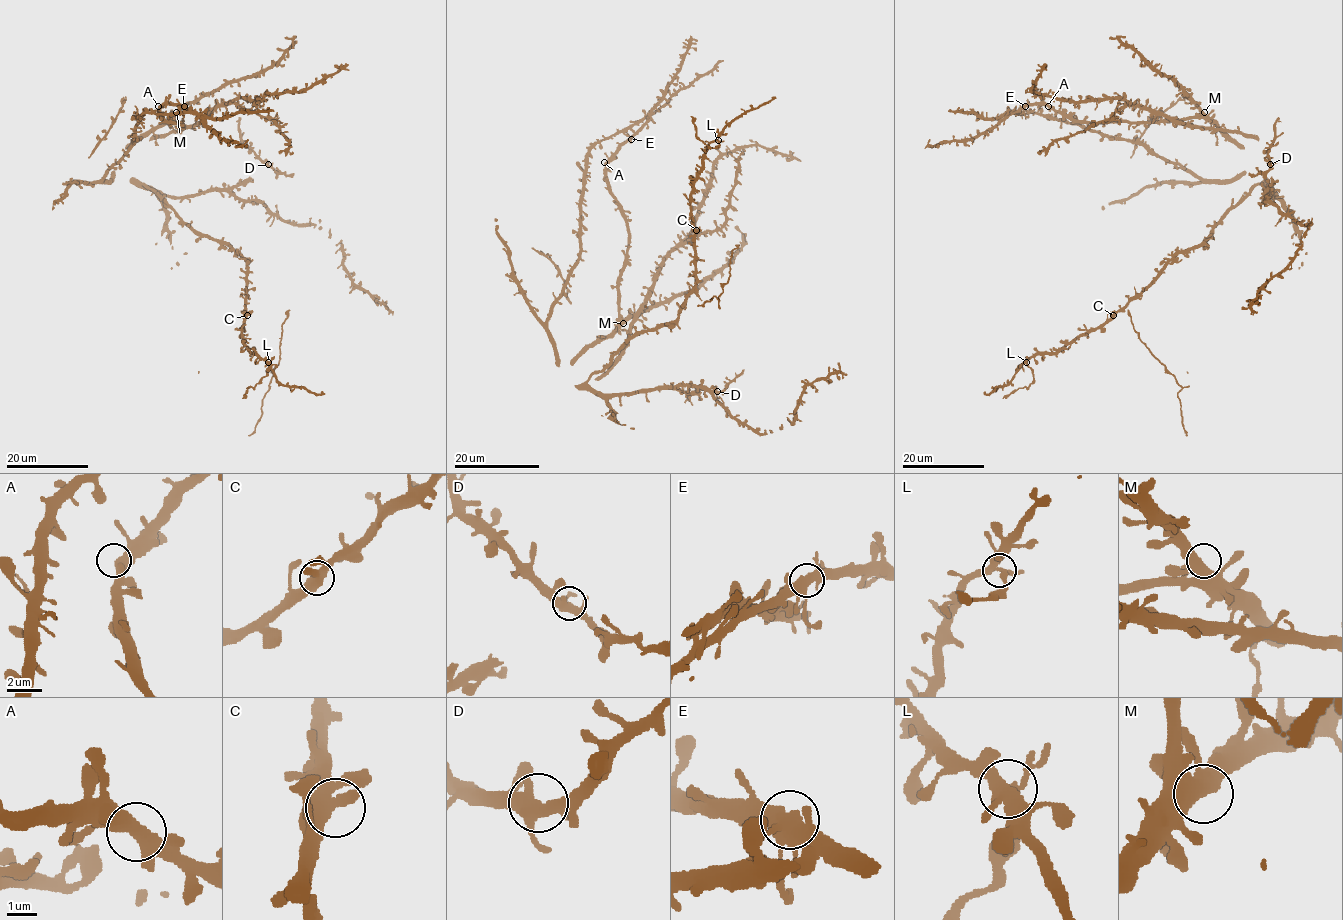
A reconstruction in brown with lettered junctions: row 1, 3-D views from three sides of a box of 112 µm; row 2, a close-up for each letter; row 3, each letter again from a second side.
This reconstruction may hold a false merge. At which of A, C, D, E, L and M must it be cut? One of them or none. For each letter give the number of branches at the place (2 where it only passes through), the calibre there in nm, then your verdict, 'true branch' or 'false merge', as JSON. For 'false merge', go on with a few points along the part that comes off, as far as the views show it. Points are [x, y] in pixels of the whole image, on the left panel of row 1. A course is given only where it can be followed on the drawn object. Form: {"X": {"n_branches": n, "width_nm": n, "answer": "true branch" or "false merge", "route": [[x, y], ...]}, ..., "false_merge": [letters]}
{"A": {"n_branches": 3, "width_nm": 380, "answer": "true branch"}, "C": {"n_branches": 4, "width_nm": 440, "answer": "true branch"}, "D": {"n_branches": 4, "width_nm": 440, "answer": "true branch"}, "E": {"n_branches": 5, "width_nm": 440, "answer": "true branch"}, "L": {"n_branches": 4, "width_nm": 320, "answer": "false merge", "route": [[268, 362], [267, 374], [254, 387], [247, 388], [242, 398]]}, "M": {"n_branches": 3, "width_nm": 440, "answer": "true branch"}, "false_merge": ["L"]}

